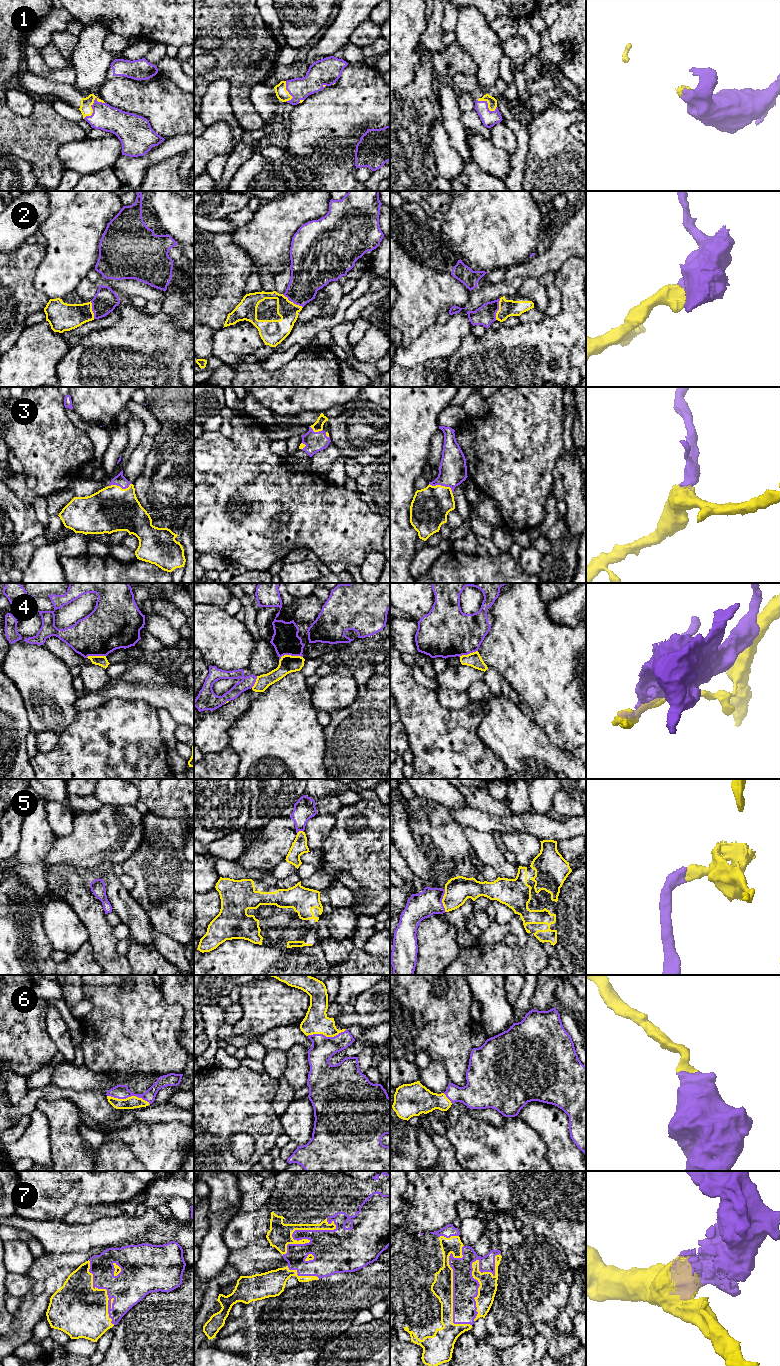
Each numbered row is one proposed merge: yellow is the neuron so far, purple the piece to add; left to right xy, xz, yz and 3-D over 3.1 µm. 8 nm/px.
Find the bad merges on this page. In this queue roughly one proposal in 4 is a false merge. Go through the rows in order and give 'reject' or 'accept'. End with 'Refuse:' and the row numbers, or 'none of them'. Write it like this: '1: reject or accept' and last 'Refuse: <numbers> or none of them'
1: accept
2: accept
3: accept
4: reject
5: accept
6: accept
7: accept
Refuse: 4

